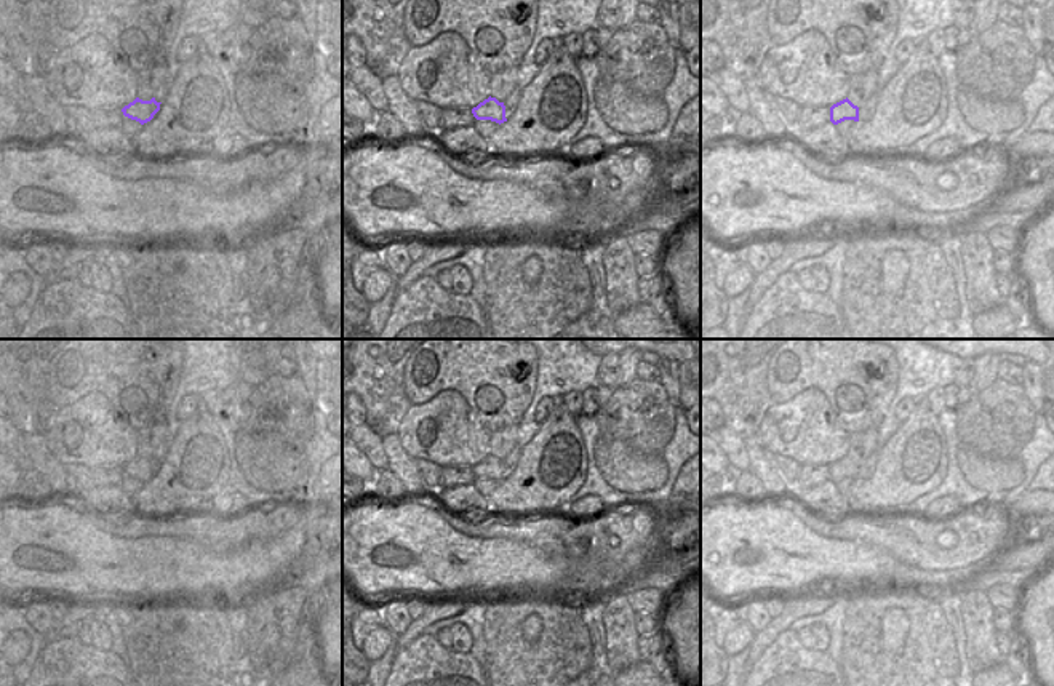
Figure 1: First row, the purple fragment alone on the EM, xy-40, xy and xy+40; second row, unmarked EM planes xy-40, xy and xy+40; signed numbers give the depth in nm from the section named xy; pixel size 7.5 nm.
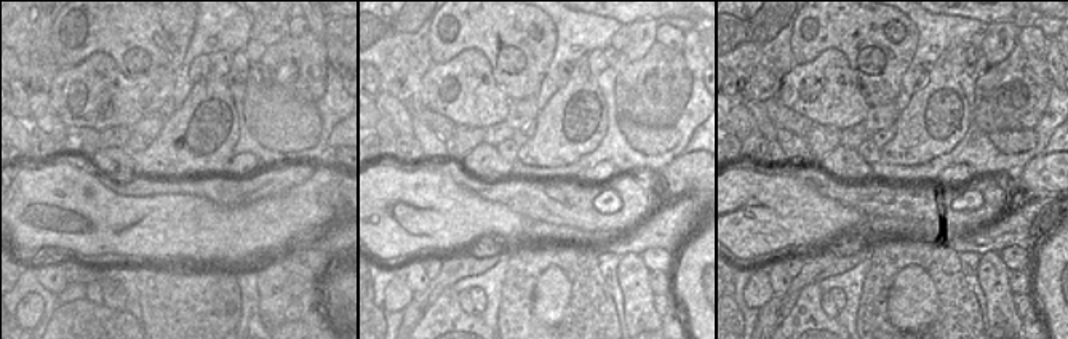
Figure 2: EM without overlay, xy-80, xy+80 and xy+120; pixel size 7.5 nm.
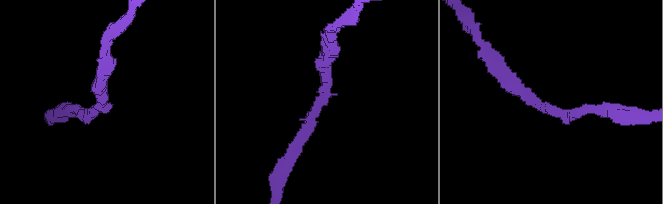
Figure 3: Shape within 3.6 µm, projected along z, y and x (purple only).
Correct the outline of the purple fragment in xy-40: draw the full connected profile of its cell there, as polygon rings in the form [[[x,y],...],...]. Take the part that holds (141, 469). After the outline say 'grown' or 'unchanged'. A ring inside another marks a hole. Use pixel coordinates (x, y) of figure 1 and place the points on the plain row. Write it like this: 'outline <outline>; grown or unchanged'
outline [[[136,456],[133,461],[125,464],[122,467],[122,470],[125,475],[144,483],[144,481],[150,480],[154,477],[154,473],[160,469],[160,462],[162,461],[157,461],[155,456],[152,456],[150,459],[142,459],[139,456]]]; unchanged

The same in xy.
outline [[[491,454],[473,465],[472,472],[477,478],[491,478],[499,483],[507,480],[504,461],[499,461],[496,456]]]; unchanged

